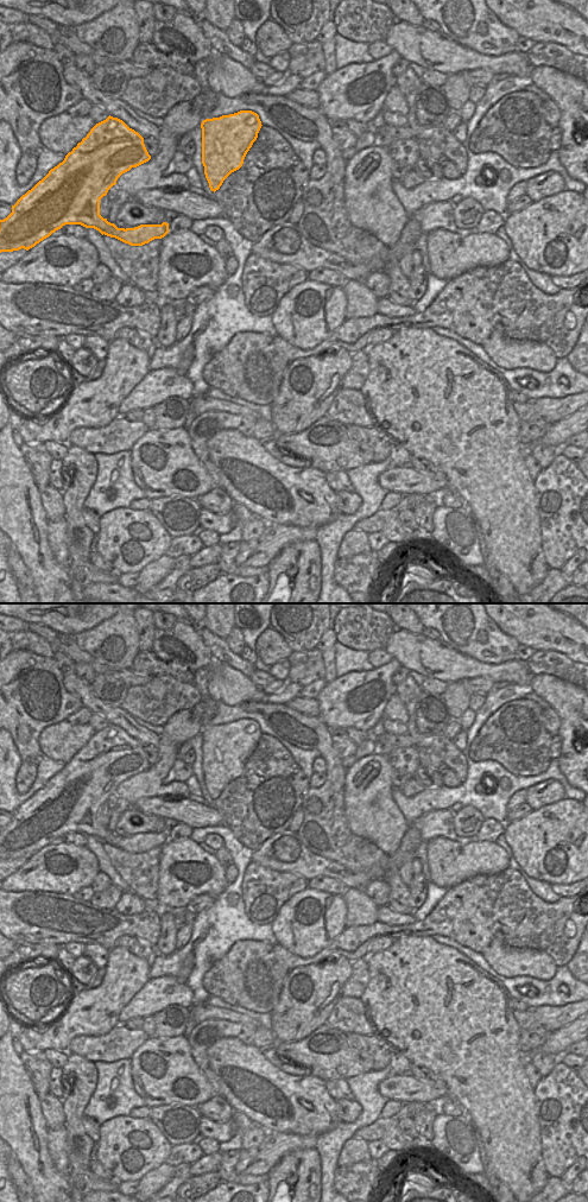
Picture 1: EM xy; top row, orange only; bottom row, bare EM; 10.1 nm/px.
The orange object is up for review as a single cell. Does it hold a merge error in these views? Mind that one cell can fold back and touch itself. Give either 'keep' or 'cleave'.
keep

